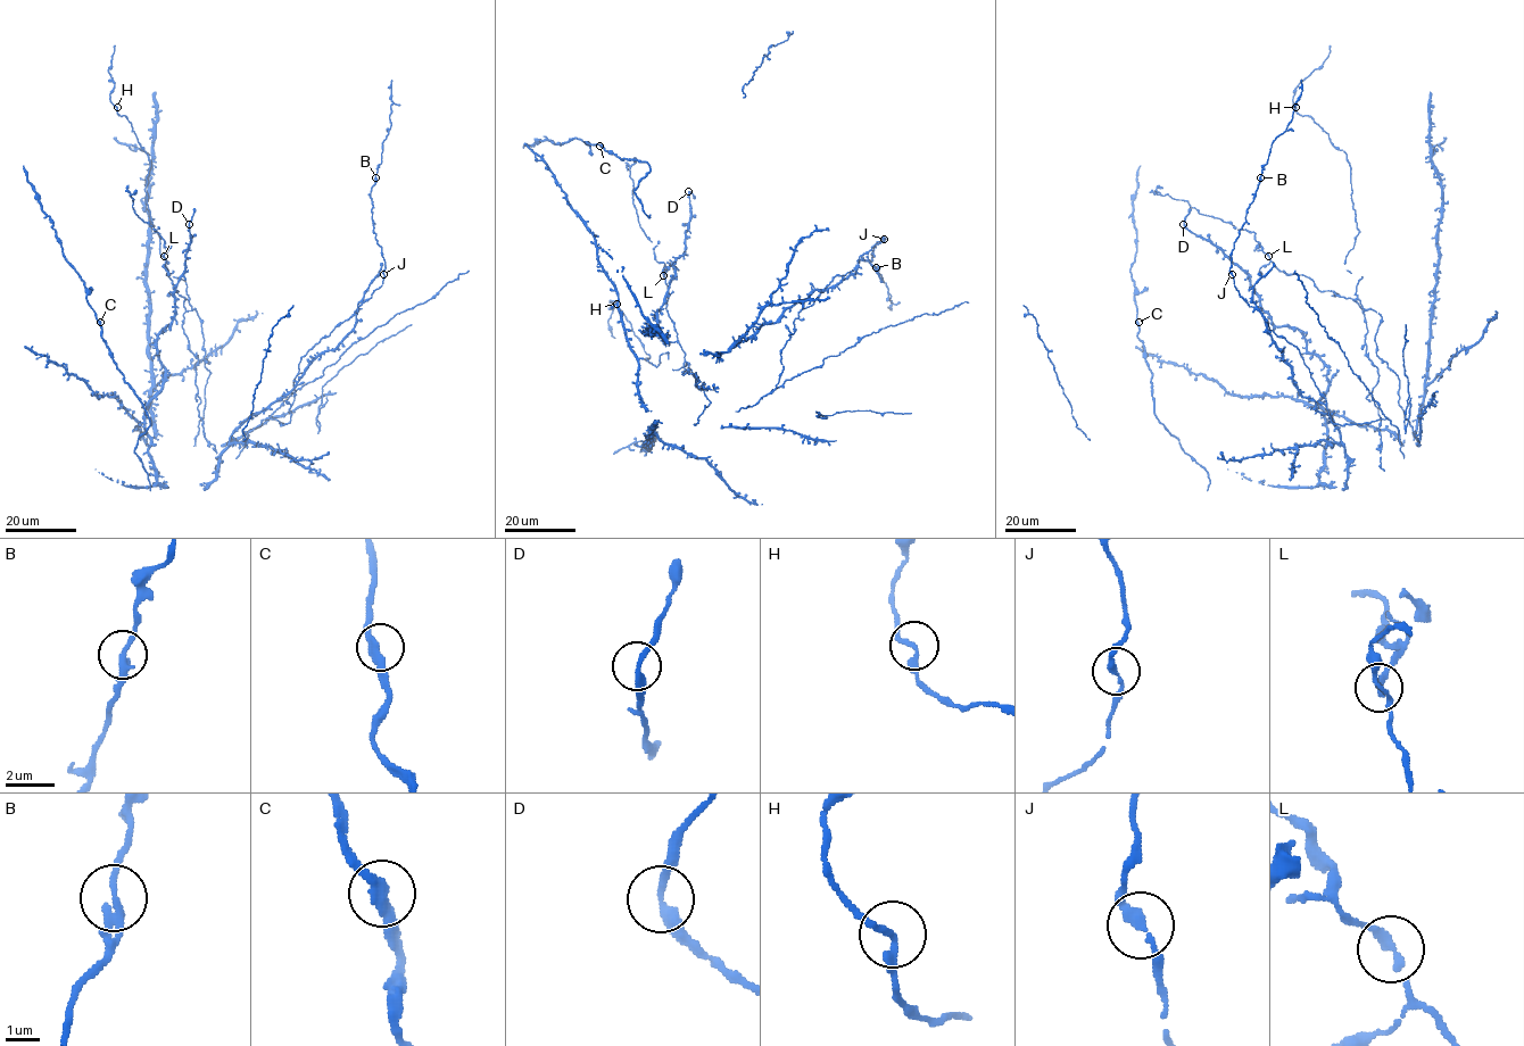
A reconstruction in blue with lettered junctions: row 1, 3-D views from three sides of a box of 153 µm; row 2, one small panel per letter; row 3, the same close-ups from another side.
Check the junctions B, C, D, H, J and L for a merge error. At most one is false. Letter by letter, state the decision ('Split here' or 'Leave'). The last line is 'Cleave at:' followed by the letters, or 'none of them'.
B: Leave
C: Leave
D: Leave
H: Leave
J: Leave
L: Leave
Cleave at: none of them

